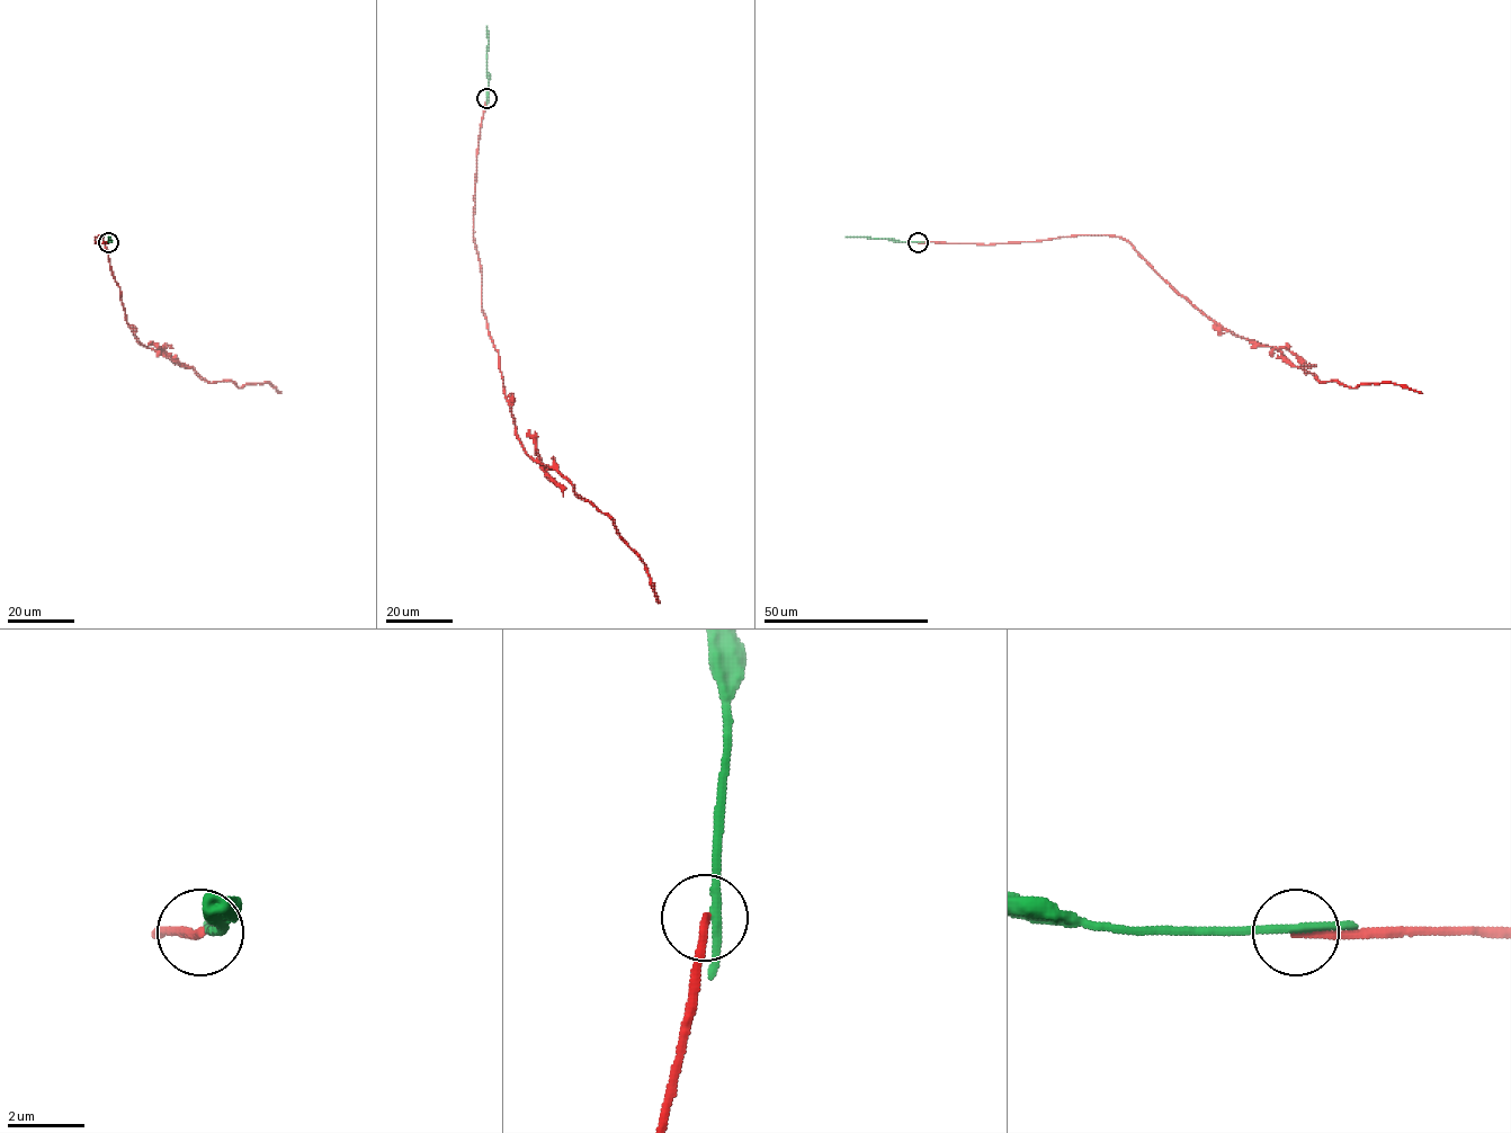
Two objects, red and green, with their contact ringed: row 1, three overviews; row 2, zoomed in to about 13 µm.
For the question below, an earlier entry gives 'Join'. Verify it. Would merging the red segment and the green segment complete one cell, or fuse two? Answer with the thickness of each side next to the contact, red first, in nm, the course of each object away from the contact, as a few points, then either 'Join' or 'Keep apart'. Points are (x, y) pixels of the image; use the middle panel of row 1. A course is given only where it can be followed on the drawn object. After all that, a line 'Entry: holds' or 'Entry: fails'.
Thickness 200 nm (red) against 220 nm. Course of red: (486, 98), (474, 241), (481, 309), (516, 435), (527, 454), (608, 515), (644, 564), (659, 603). Course of green: (486, 98), (486, 25). Keep apart
Entry: fails

